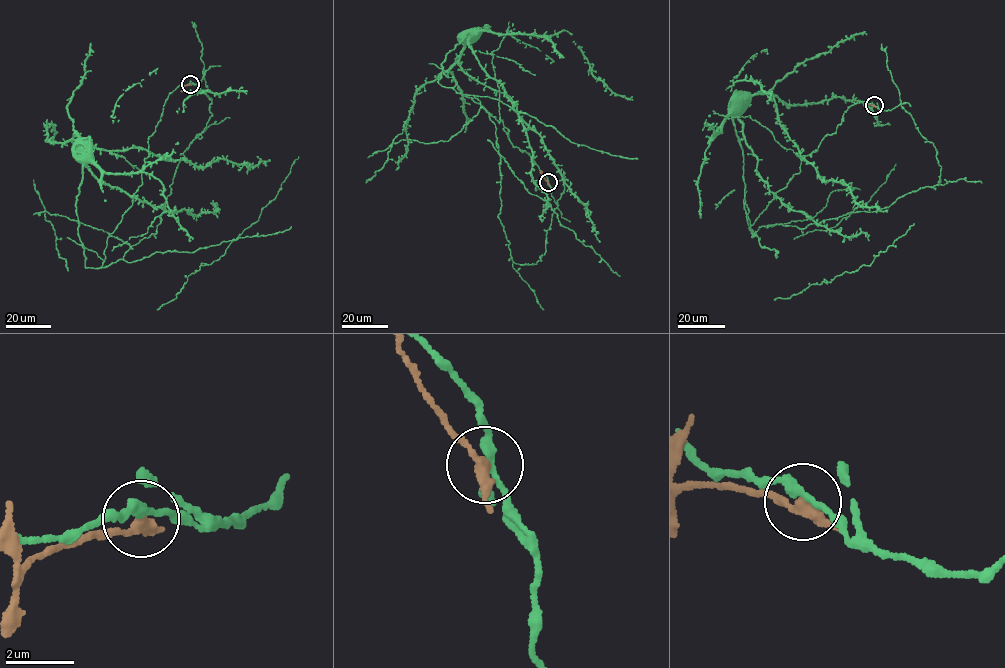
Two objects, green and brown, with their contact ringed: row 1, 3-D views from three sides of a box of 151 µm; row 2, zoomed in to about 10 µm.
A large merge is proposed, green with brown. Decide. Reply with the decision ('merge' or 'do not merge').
do not merge

